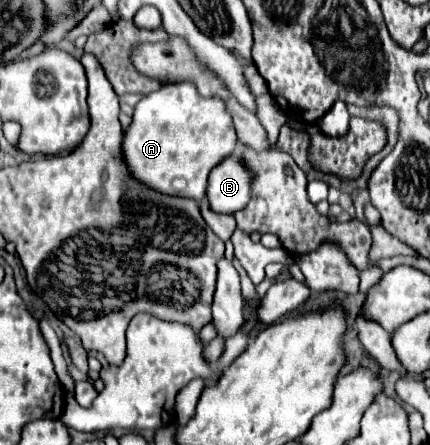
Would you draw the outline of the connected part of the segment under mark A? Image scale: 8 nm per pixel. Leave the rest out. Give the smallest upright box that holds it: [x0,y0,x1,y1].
[122,82,236,202]

